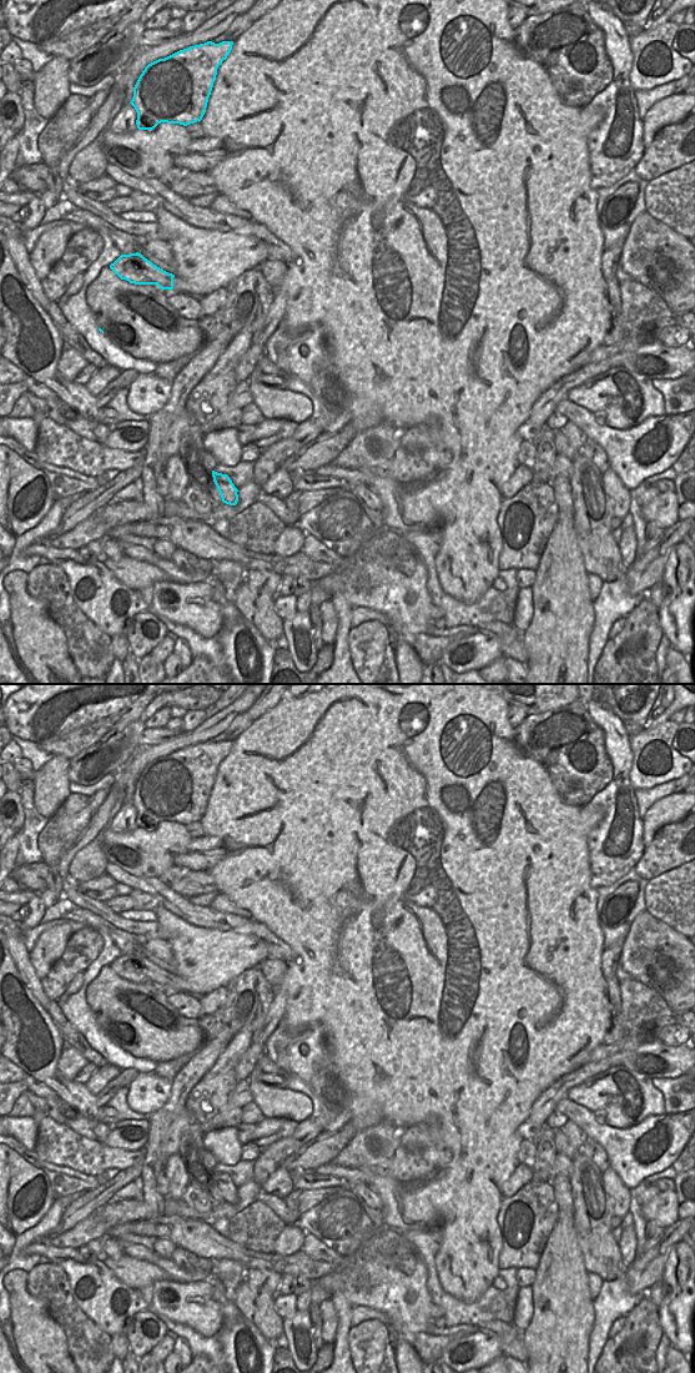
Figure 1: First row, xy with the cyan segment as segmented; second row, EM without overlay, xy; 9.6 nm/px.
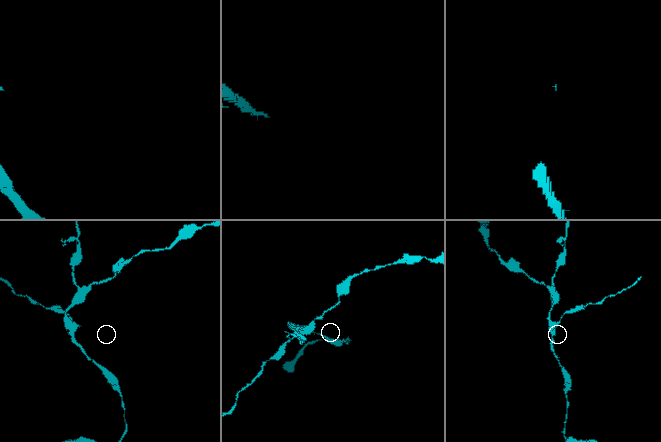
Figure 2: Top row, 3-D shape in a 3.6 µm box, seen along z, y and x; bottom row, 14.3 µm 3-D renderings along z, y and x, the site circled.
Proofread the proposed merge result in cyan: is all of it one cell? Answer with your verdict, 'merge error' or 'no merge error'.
merge error

